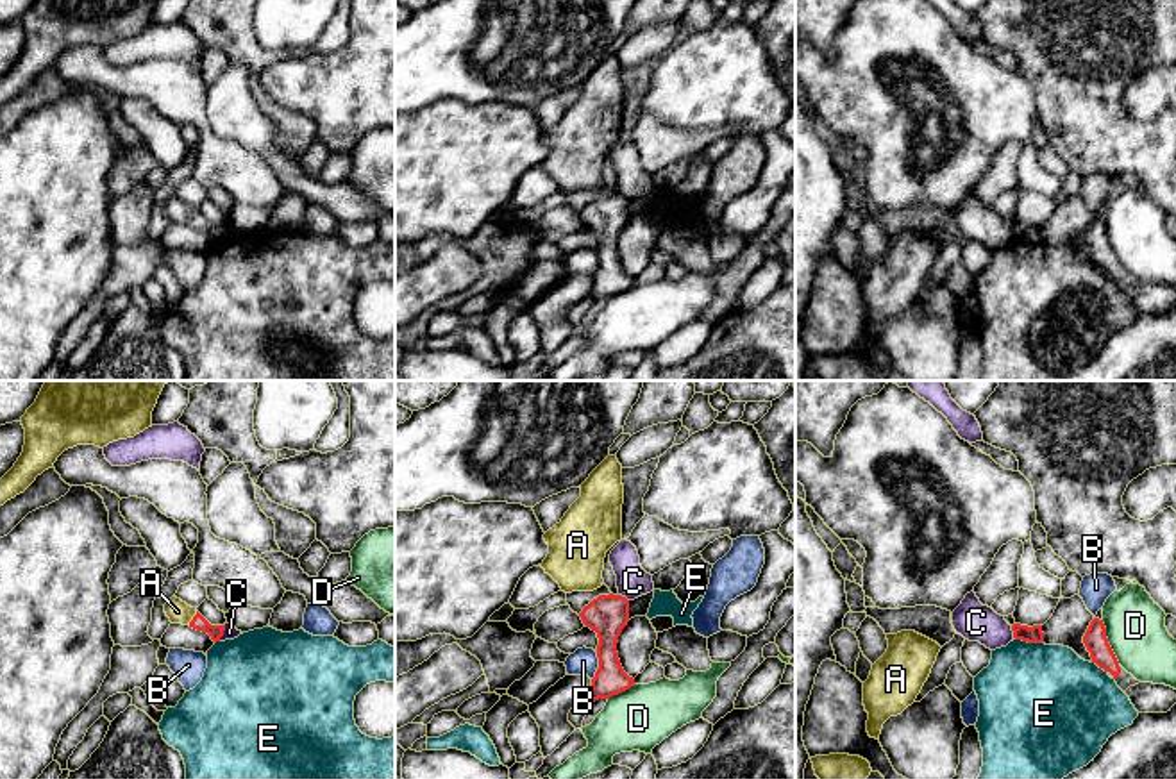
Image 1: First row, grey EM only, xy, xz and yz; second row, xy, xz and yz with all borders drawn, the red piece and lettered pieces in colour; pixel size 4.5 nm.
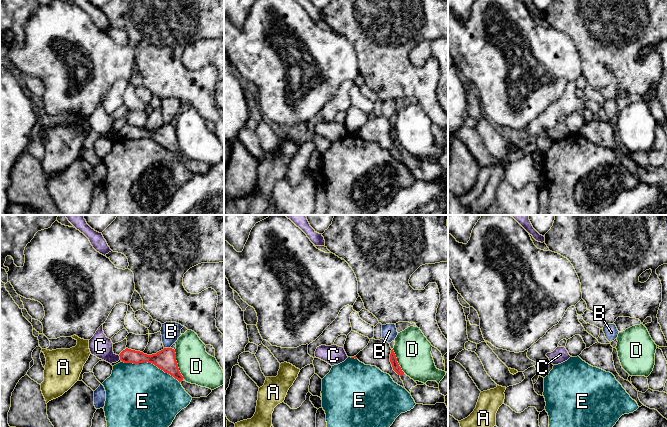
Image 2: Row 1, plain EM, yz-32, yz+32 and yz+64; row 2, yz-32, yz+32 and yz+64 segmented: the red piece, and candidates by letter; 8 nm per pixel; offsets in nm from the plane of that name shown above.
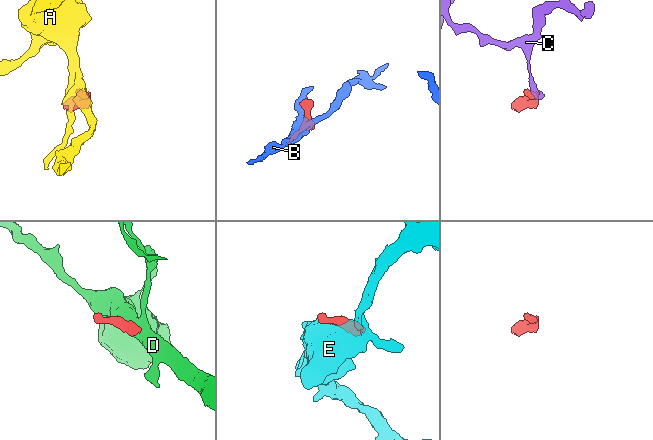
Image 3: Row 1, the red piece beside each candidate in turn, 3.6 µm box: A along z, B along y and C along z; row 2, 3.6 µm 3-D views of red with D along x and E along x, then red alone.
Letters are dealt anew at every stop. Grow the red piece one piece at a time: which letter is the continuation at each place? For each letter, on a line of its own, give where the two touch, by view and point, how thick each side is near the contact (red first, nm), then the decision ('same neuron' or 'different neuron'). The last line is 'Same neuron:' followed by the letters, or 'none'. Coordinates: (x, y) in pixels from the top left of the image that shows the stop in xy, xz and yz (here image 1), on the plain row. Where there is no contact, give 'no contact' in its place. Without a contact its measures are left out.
A: meets red in xy at (193, 218); 70 nm thick on the red side, 100 nm on the other; same neuron
B: meets red in xz at (599, 267); 180 nm thick on the red side, 120 nm on the other; different neuron
C: meets red in xy at (222, 233); 70 nm thick on the red side, 60 nm on the other; different neuron
D: meets red in yz at (1107, 242); 110 nm thick on the red side, 280 nm on the other; different neuron
E: meets red in yz at (1028, 242); 80 nm thick on the red side, 500 nm on the other; different neuron
Same neuron: A

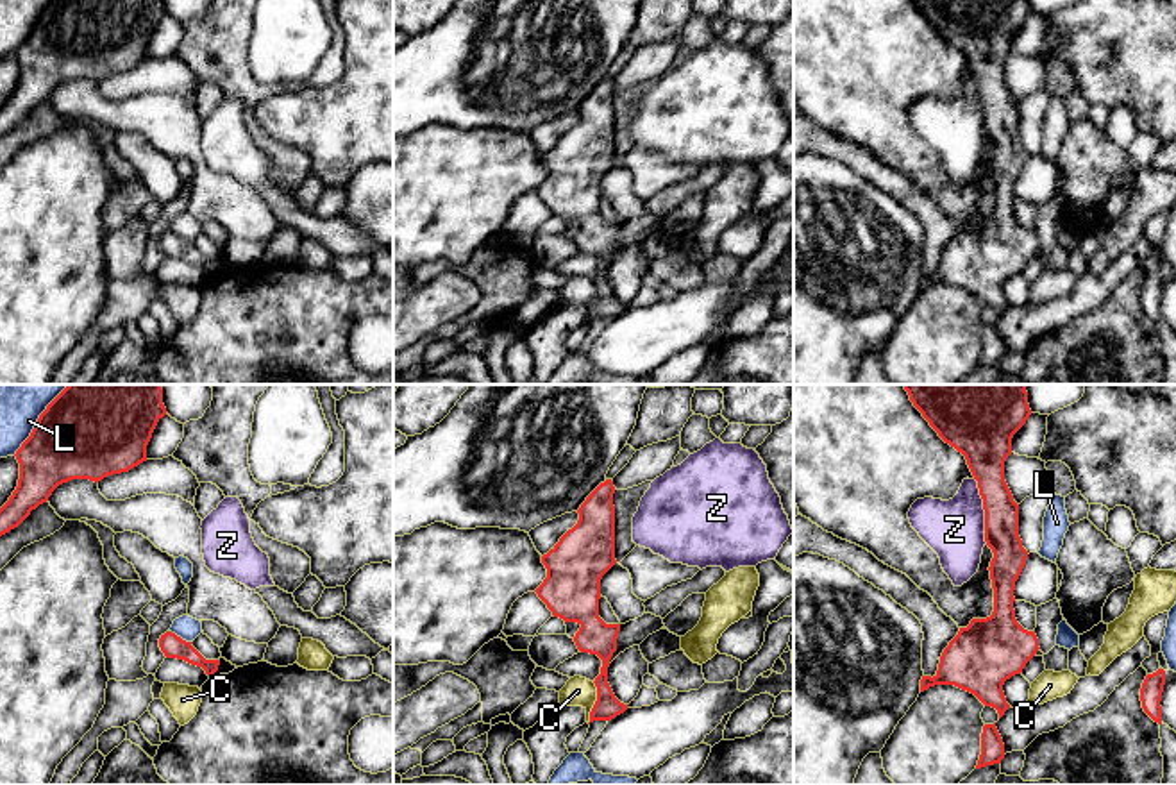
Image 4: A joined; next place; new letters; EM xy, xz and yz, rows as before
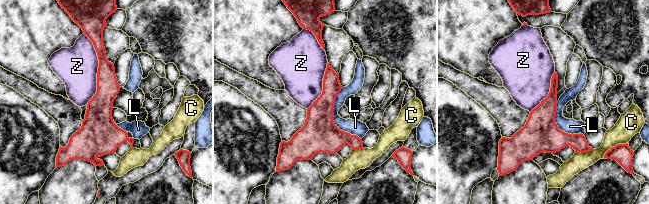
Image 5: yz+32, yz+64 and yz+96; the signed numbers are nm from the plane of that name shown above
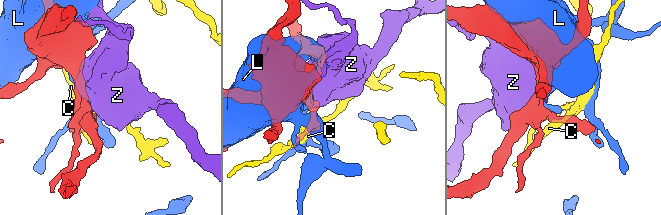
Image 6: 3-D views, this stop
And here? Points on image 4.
C: meets red in xz at (596, 303); 120 nm thick on the red side, 130 nm on the other; different neuron
L: meets red in xy at (34, 27); 360 nm thick on the red side, 160 nm on the other; different neuron
Z: meets red in yz at (983, 108); 190 nm thick on the red side, 280 nm on the other; different neuron
Same neuron: none

